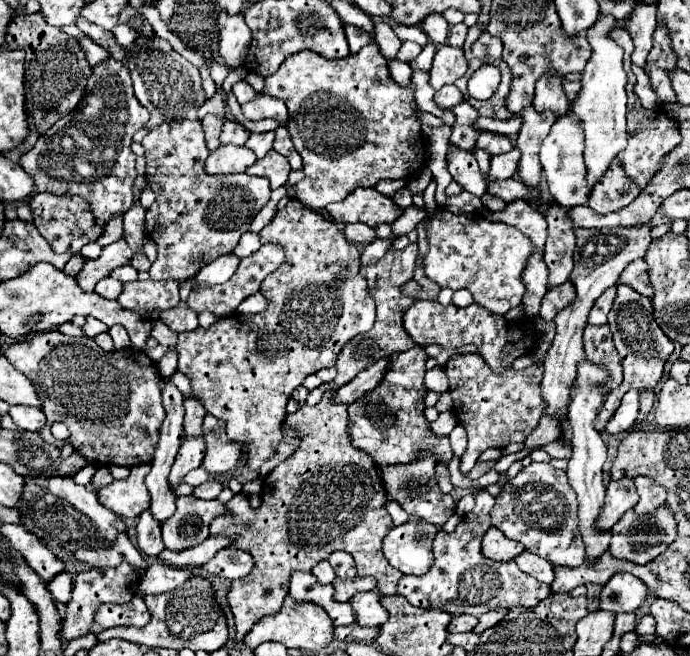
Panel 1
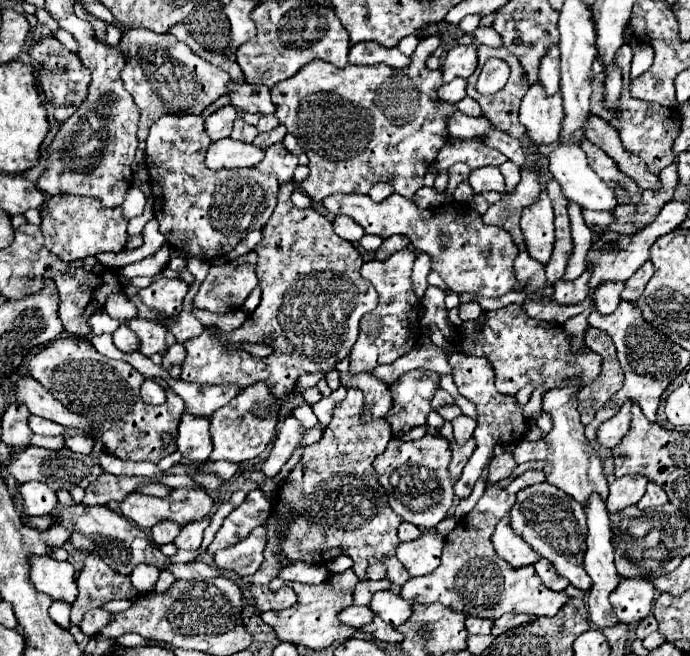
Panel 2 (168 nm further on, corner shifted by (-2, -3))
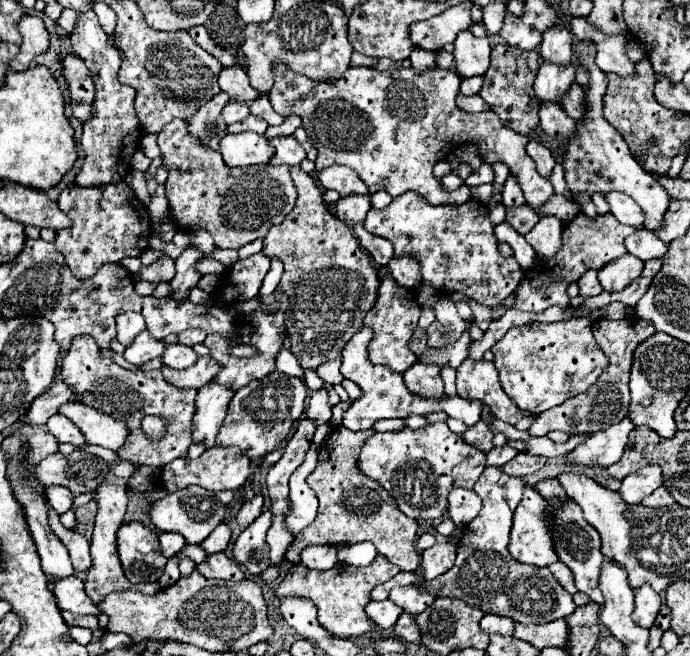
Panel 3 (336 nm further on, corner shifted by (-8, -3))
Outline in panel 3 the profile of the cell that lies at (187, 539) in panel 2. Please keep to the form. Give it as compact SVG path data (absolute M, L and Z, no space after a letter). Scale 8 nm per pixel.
M219 524L211 534L209 538L201 544L205 548L207 554L215 554L215 552L225 552L227 546L229 546L229 540L231 540L231 528L227 524Z

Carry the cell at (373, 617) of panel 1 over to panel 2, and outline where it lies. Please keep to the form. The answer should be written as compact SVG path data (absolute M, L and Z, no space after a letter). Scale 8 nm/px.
M389 590L375 592L369 602L369 608L375 612L375 616L383 618L393 628L401 626L411 616L411 602L403 600L401 596L393 594Z

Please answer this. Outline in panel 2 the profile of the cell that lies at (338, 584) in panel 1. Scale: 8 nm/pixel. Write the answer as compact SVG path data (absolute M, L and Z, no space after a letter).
M365 580L365 582L359 582L355 592L353 592L353 602L359 604L359 606L367 606L375 592L387 590L389 586L391 586L391 582L387 582L387 580Z

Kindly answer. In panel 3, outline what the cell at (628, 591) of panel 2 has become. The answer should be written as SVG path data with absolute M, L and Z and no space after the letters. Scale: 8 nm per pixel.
M641 586L635 590L635 610L633 610L633 620L643 626L651 628L657 614L661 608L661 596L651 588L651 586Z

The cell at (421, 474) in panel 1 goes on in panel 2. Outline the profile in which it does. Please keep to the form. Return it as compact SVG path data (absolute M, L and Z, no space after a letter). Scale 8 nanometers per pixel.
M427 434L421 440L413 440L413 442L405 442L401 438L391 440L387 450L375 458L373 468L377 470L381 486L387 490L389 506L403 520L419 528L431 530L443 518L447 518L455 500L455 492L453 492L455 480L451 480L447 474L449 462L451 462L449 442L441 436Z

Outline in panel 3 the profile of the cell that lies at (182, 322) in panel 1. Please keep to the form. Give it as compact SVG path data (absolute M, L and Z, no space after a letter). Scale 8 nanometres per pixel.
M191 328L191 330L185 330L179 334L179 344L185 344L185 346L195 346L195 344L201 344L205 340L207 332L205 330L199 330L199 328Z

